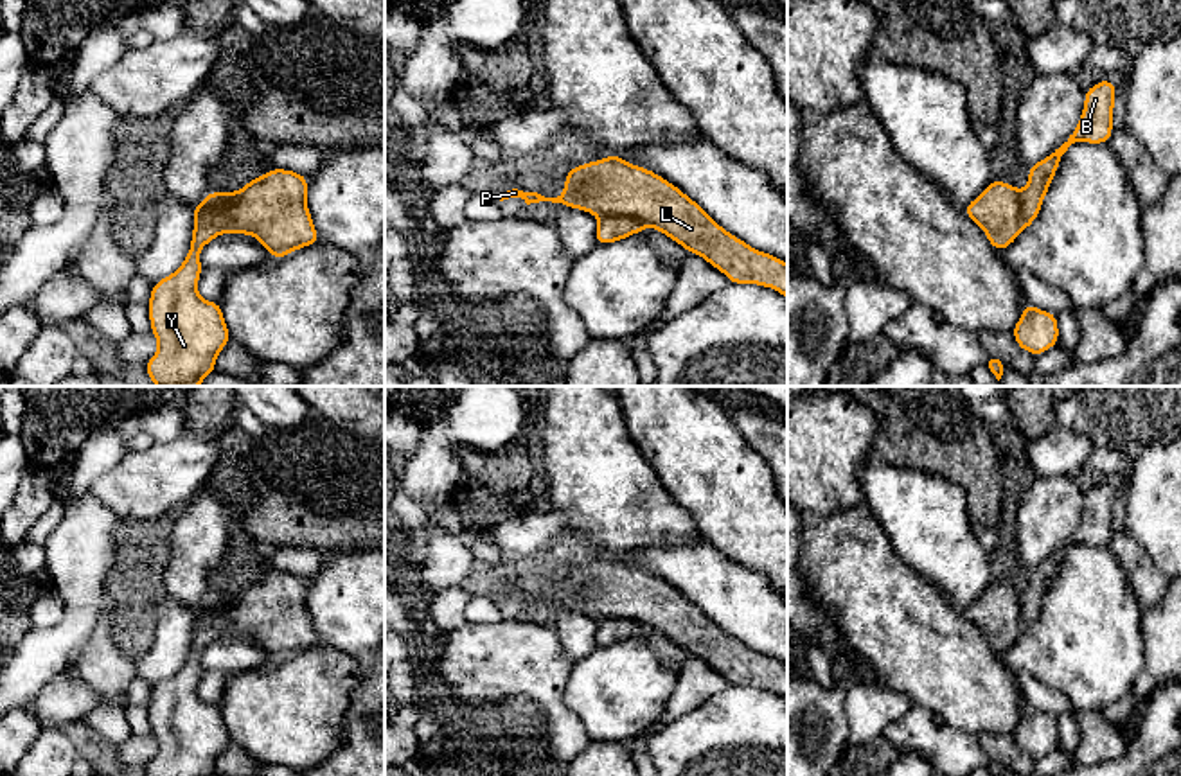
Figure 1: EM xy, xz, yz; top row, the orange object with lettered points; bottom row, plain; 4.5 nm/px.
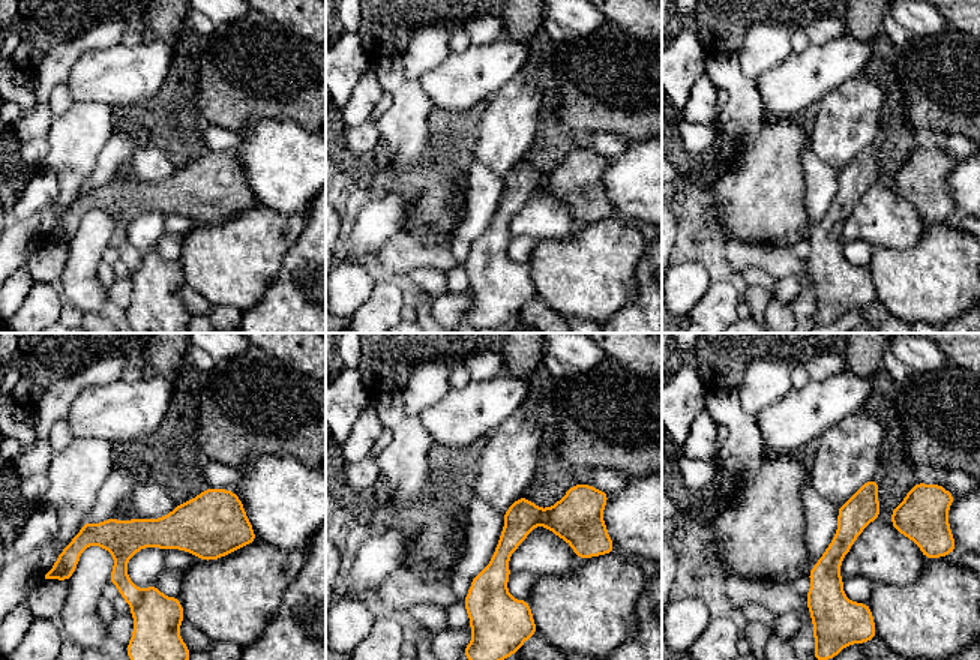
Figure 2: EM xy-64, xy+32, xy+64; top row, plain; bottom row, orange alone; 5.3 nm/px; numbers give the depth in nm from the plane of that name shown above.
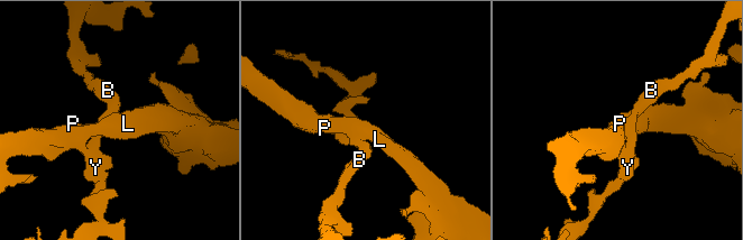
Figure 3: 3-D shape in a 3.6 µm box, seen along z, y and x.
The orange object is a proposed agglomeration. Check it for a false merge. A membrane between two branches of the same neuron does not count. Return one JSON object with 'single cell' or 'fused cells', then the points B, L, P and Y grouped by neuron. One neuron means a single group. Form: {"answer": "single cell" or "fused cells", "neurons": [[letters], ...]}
{"answer": "fused cells", "neurons": [["B", "Y"], ["L", "P"]]}

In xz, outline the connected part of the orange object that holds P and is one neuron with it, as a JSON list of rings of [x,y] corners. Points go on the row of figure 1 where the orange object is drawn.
[[[609,154],[566,172],[563,194],[545,198],[518,189],[493,196],[530,203],[552,201],[597,217],[627,216],[656,228],[688,253],[703,257],[732,284],[757,284],[787,298],[787,264],[759,251],[719,226],[694,199],[660,174]]]

